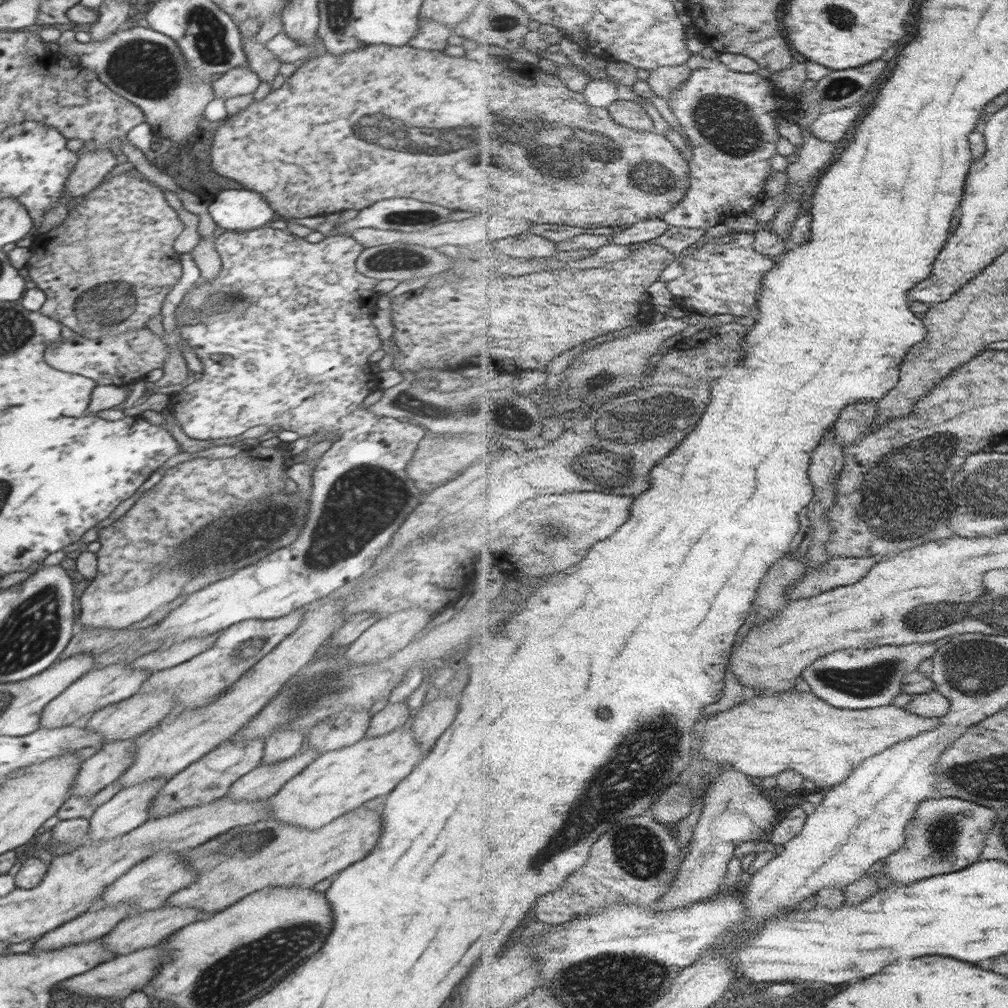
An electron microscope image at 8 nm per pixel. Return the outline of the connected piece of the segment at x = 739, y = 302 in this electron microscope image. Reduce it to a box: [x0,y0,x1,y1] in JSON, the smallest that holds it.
[667,231,779,317]

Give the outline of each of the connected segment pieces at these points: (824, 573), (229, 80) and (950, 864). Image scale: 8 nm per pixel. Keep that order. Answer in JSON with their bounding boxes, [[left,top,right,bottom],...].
[[789,556,880,601],[211,66,261,99],[881,796,996,884]]

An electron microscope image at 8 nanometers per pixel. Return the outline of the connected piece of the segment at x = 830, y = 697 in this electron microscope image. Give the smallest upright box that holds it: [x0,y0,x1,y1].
[804,642,935,710]

